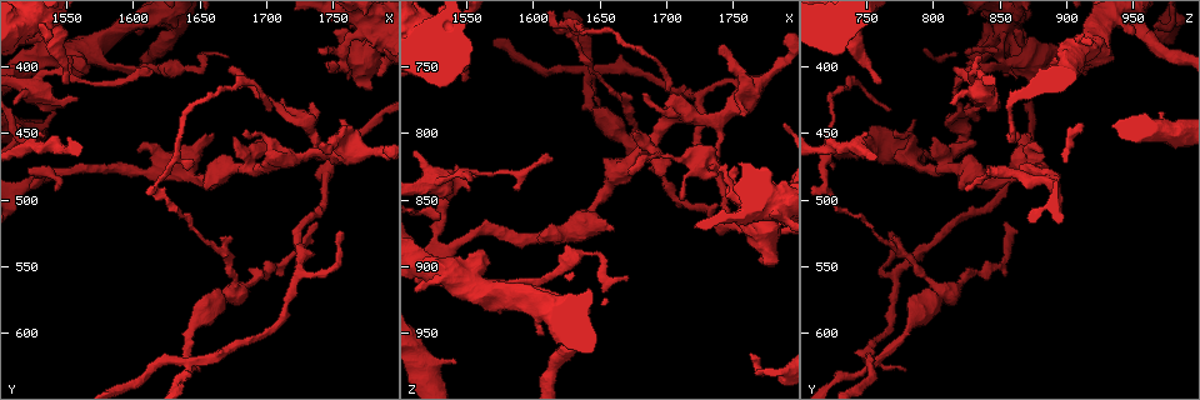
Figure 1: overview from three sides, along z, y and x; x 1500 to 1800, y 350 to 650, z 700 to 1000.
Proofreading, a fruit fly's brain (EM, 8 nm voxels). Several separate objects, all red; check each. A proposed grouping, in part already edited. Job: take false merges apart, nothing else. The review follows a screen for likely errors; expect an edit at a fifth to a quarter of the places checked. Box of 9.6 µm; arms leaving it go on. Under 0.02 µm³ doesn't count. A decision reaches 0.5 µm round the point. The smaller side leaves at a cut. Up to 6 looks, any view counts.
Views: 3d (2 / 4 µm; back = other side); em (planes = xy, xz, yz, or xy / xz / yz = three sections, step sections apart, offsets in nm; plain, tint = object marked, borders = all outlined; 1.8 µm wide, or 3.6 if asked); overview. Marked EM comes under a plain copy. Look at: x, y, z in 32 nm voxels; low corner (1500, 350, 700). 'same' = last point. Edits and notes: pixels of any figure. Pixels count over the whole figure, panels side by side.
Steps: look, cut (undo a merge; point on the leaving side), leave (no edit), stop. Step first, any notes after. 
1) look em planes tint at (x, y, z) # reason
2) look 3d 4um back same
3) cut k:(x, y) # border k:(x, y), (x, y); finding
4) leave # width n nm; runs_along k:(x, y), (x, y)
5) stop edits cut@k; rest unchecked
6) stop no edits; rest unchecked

look 3d 4um at (1644, 622, 758) # looks like a crossing

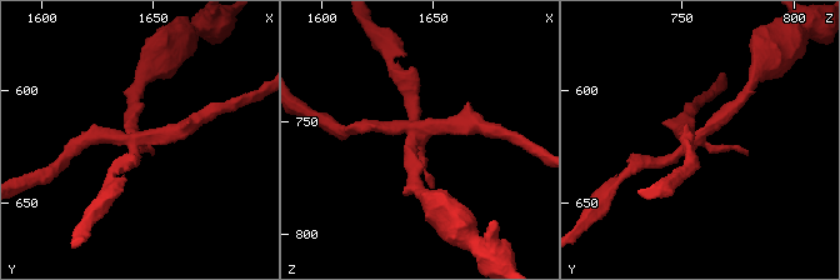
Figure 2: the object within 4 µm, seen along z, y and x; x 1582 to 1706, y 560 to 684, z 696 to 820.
look em xz step 8 tint at (1643, 623, 757)

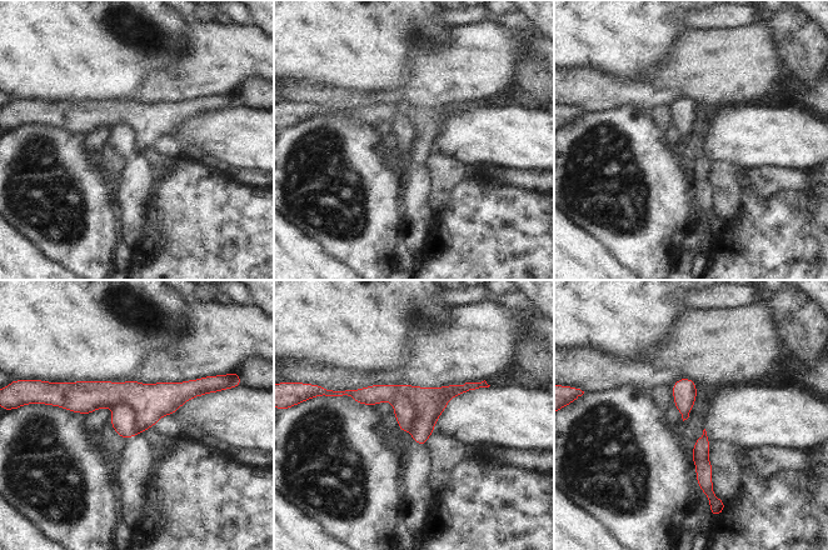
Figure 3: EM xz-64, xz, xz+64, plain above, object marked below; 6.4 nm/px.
look em planes tint same # cut it another way

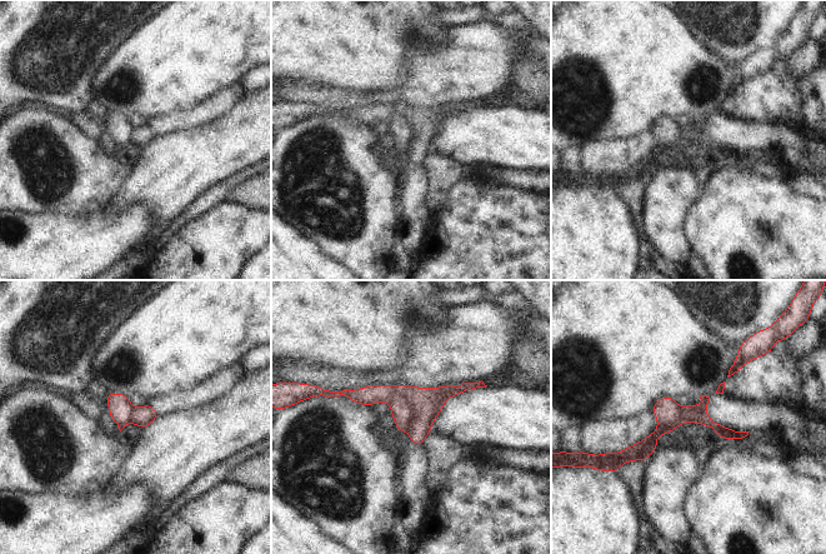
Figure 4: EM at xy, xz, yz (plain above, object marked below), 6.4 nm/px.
cut 4:(427, 403) # width 160 nm; border 4:(405, 385), (409, 428); two neurons meet here

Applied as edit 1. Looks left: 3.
look em 3.6um yz step 4 tint at (1672, 570, 804) # calibre changes

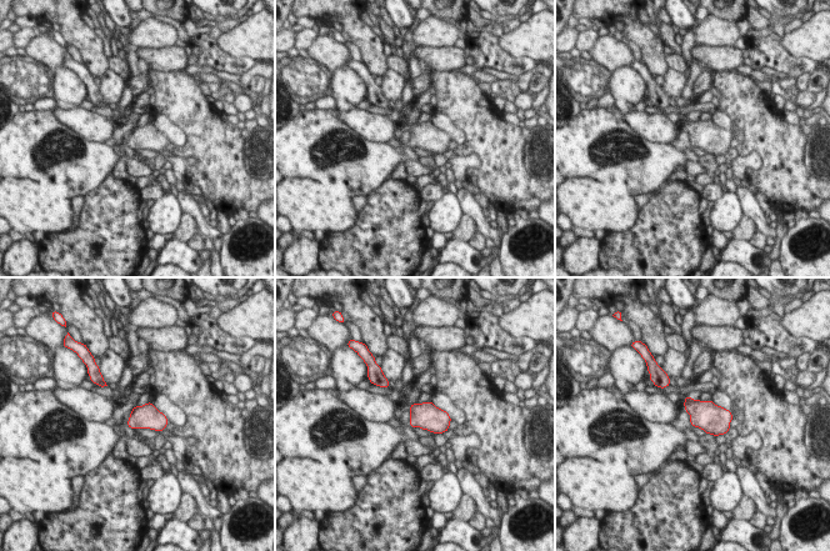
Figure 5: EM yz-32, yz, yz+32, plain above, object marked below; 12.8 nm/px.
look em 3.6um planes borders same

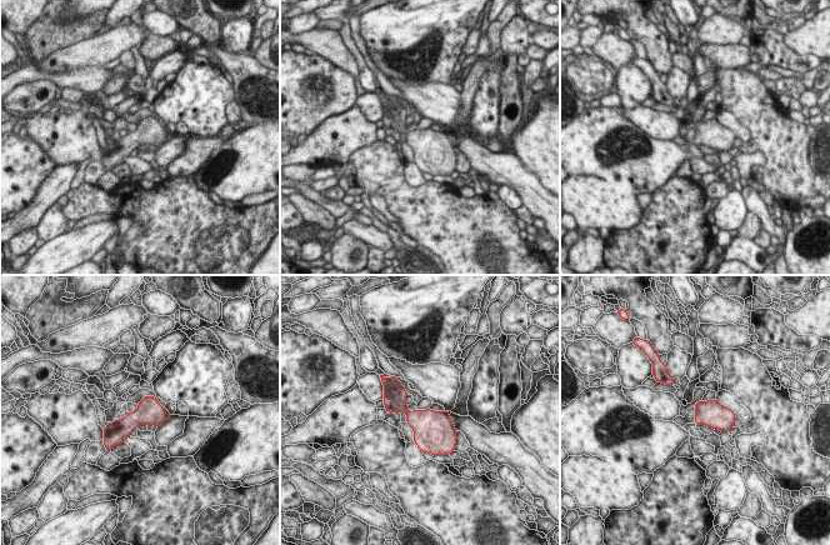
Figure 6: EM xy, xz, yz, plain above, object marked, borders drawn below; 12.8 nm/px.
leave # one neuron here

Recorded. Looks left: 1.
stop edits cut@4; rest unchecked

